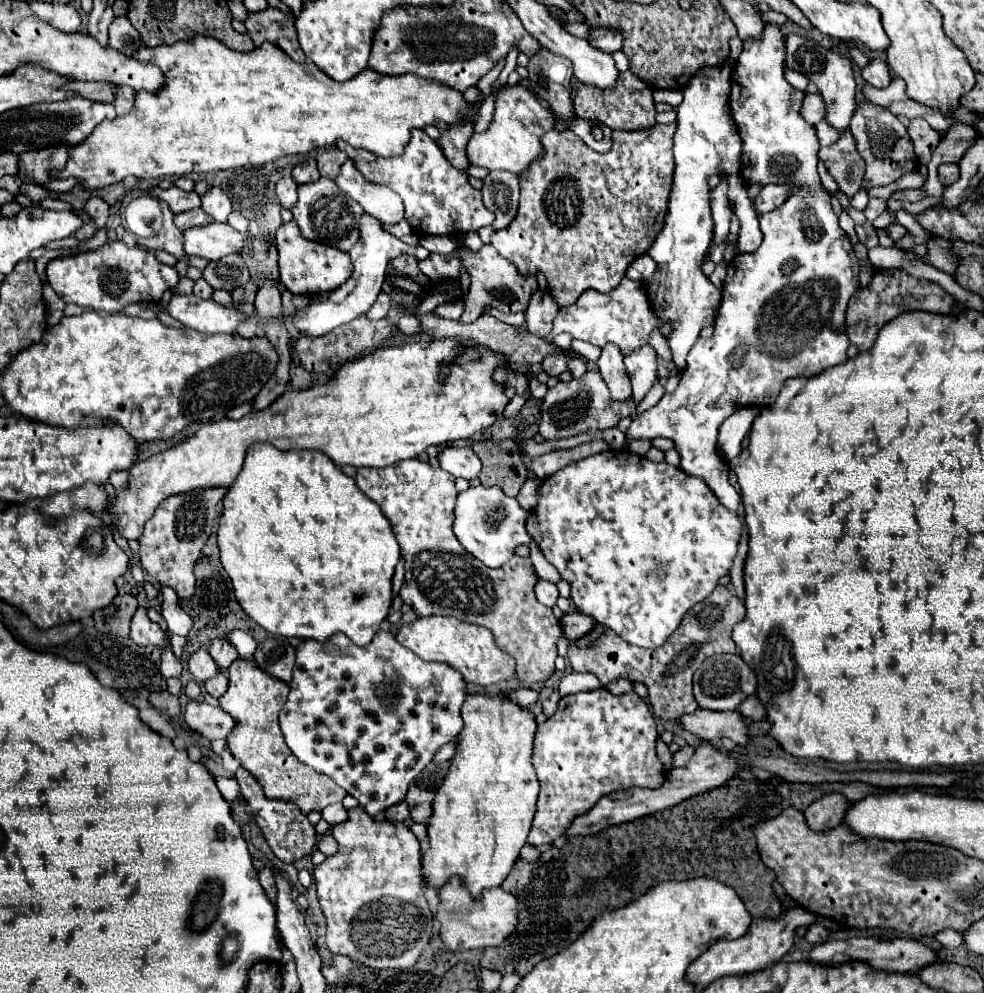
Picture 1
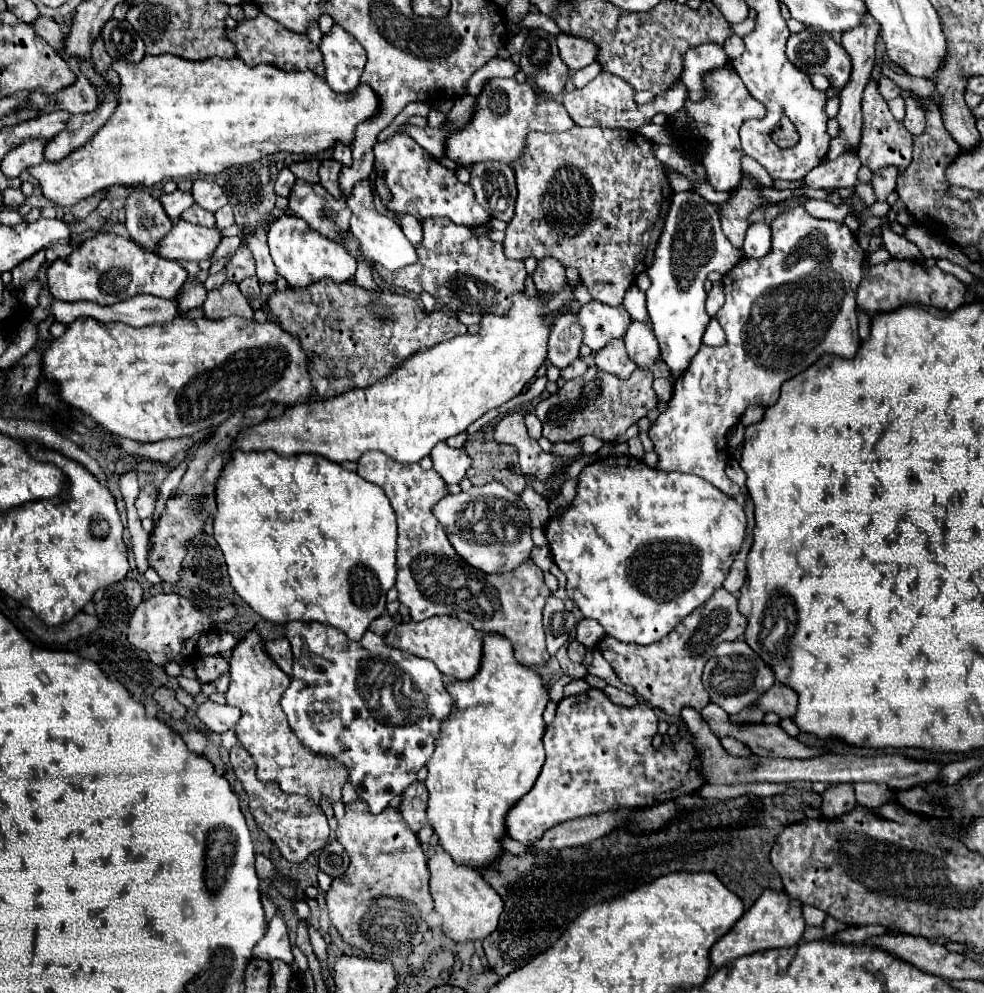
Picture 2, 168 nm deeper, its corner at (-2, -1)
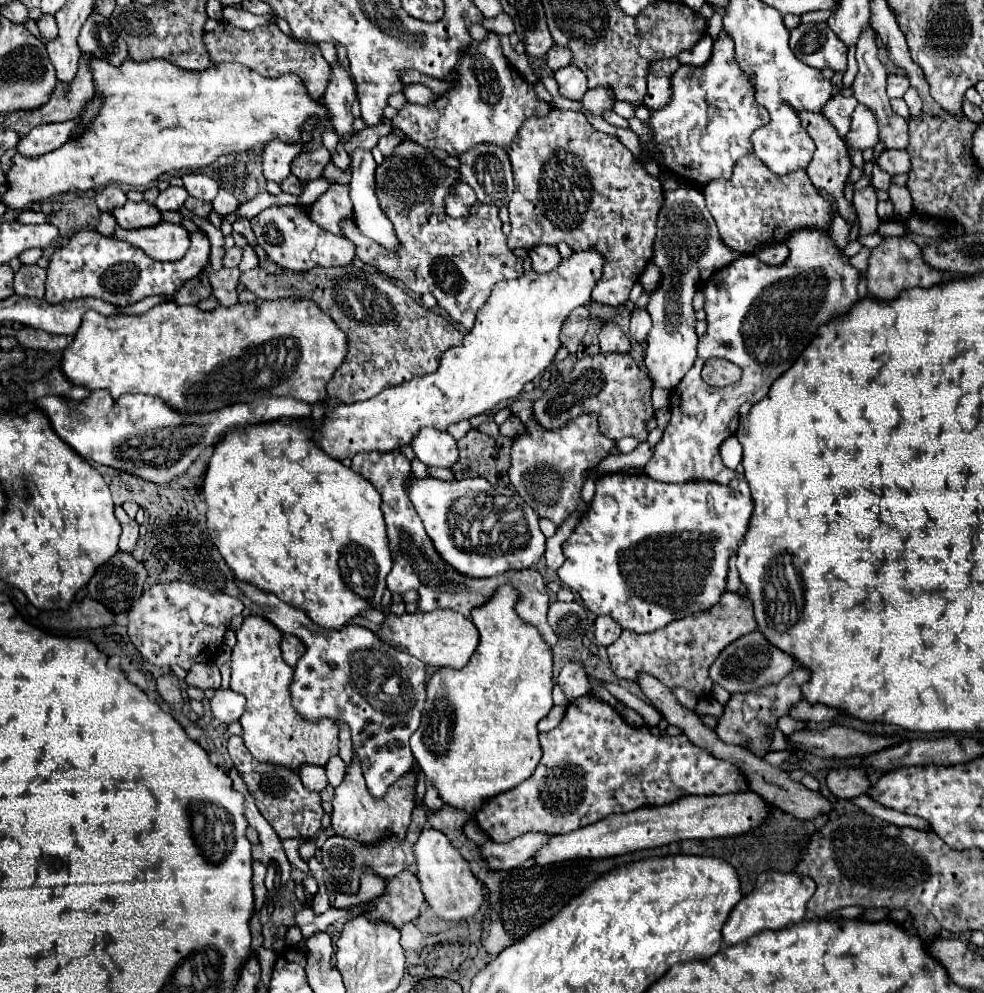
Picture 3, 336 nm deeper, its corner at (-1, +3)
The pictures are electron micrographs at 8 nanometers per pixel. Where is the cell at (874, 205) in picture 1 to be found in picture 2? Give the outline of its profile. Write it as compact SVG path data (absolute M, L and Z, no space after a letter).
M884 168L884 170L874 172L872 188L874 188L874 194L876 194L876 202L884 202L888 198L888 194L894 192L896 178L898 178L896 168Z

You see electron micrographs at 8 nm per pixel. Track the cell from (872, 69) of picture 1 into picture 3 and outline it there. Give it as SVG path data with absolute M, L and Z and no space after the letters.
M889 74L889 78L887 78L887 94L889 94L889 98L903 98L907 88L909 88L907 76L903 76L903 74Z

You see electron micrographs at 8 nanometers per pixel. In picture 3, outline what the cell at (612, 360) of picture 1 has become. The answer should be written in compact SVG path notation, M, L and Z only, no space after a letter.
M605 322L599 332L601 352L629 352L629 338L615 322Z

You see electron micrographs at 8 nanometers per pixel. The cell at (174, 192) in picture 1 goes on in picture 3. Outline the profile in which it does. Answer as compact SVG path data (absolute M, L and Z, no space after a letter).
M169 186L167 190L163 190L159 194L159 198L155 200L155 206L159 210L179 210L183 206L183 202L187 200L187 192L181 186Z

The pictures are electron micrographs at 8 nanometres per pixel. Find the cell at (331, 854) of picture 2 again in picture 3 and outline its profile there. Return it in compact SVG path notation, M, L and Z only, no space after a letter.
M419 774L417 776L419 782L417 782L417 800L419 800L419 806L417 810L413 812L411 816L411 824L409 824L409 830L405 834L405 840L397 840L397 838L387 838L383 844L371 844L371 846L363 846L361 842L351 842L351 838L341 838L341 836L333 836L329 838L323 848L321 848L321 862L323 862L323 868L325 868L325 876L327 876L327 882L333 884L333 888L337 892L343 892L343 894L355 894L359 890L359 880L361 880L361 872L375 872L377 876L381 878L393 878L397 874L401 874L405 868L411 868L415 864L415 856L413 856L413 844L417 842L419 838L419 832L423 830L427 818L425 818L425 808L423 808L423 794L425 794L425 778Z

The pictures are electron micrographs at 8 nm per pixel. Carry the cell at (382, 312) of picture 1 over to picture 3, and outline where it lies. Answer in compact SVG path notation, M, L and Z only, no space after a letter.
M333 184L317 198L317 202L309 208L309 214L321 228L333 234L341 234L339 222L341 218L349 218L351 210L353 206L349 202L349 184Z

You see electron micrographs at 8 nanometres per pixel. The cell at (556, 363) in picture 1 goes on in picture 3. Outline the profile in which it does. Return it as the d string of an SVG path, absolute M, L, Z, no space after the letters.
M575 308L575 310L569 314L569 318L565 320L563 330L561 330L561 344L563 344L571 354L577 352L577 348L579 348L583 336L585 336L585 332L587 332L589 320L591 320L591 316L589 316L587 308Z

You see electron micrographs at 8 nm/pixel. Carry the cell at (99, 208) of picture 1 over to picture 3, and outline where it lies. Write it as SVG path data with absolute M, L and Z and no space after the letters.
M109 184L109 186L101 188L101 190L95 194L95 204L97 204L99 210L103 210L103 212L111 212L113 208L123 206L125 202L127 202L125 192L123 192L119 186L115 186L115 184Z

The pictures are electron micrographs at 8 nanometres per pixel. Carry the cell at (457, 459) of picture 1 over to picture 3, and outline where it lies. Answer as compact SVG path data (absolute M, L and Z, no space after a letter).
M421 430L417 438L413 438L411 448L425 466L451 468L459 458L455 438L449 432L441 430Z

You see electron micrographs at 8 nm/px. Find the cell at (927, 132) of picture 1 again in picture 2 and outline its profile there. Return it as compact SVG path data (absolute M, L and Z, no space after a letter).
M908 94L904 96L906 100L906 118L904 118L904 126L908 128L910 134L922 134L924 126L926 126L926 120L924 120L924 114L922 110L918 108L918 104L914 102L914 98L910 98Z

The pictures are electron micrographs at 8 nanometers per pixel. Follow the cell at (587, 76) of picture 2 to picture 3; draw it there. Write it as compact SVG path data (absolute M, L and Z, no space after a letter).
M565 66L555 72L555 80L559 84L561 96L569 100L581 100L587 90L587 78L577 66Z

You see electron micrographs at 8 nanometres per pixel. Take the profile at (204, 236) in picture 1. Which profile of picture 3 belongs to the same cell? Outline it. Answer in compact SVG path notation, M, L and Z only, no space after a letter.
M159 222L157 226L125 230L115 228L113 238L141 248L153 260L181 260L189 248L189 232L181 224Z

